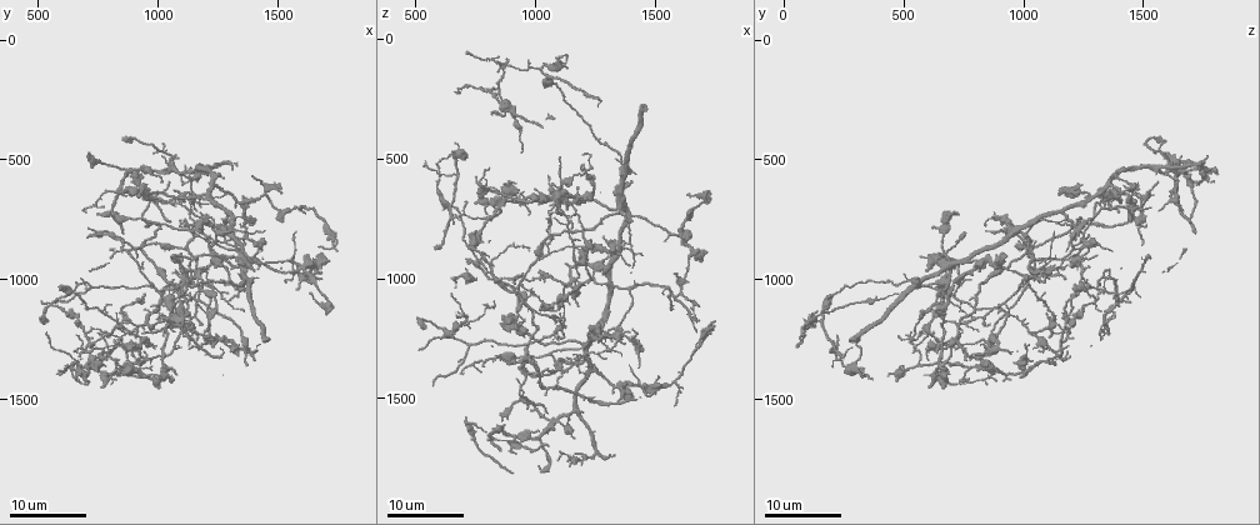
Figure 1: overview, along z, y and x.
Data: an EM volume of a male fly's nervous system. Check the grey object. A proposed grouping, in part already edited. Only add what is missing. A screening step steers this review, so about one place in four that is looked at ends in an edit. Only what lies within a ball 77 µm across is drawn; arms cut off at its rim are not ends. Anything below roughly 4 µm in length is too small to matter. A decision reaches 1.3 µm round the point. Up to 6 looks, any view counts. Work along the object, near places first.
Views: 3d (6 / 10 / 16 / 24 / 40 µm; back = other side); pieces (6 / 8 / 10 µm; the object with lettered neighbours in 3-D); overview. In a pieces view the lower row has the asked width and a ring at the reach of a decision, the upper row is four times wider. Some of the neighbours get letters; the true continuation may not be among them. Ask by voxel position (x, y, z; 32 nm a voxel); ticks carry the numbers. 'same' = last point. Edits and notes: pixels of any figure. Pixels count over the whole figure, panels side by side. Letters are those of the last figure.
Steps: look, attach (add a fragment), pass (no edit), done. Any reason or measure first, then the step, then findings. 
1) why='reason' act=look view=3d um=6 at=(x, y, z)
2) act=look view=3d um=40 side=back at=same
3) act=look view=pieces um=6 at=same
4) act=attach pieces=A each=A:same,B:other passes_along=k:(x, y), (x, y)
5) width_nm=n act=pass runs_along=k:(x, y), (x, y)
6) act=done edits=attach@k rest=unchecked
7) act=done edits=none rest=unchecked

why='end of a long branch' act=look view=3d um=16 at=(750, 720, 680)

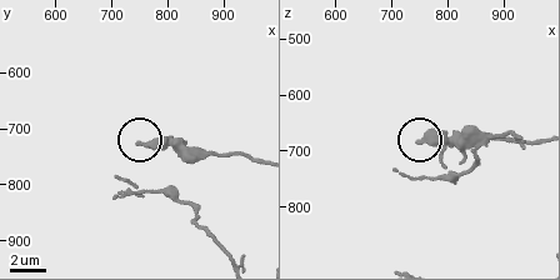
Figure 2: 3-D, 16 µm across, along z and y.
act=look view=3d um=10 at=(745, 720, 685)

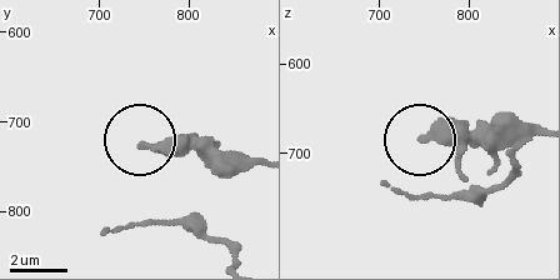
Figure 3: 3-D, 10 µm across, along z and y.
act=look view=pieces um=10 at=(750, 725, 685)

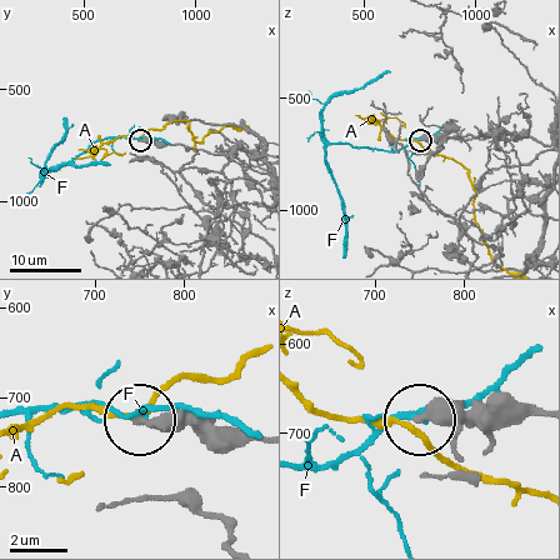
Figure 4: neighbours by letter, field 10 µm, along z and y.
width_nm=280 act=pass each=A:other,F:other runs_along=4:(253, 440), (209, 440), (180, 426), (140, 421) found='no lettered fragment goes on from it'

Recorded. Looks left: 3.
why='free end' act=look view=3d um=16 at=(710, 780, 910)

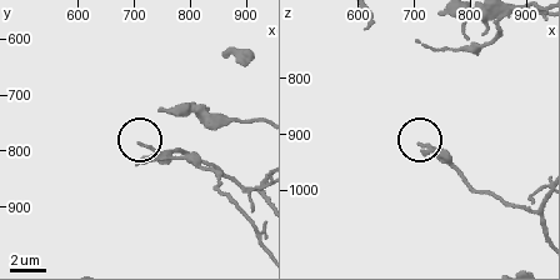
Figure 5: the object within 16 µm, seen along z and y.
act=look view=pieces um=6 at=(710, 790, 920)

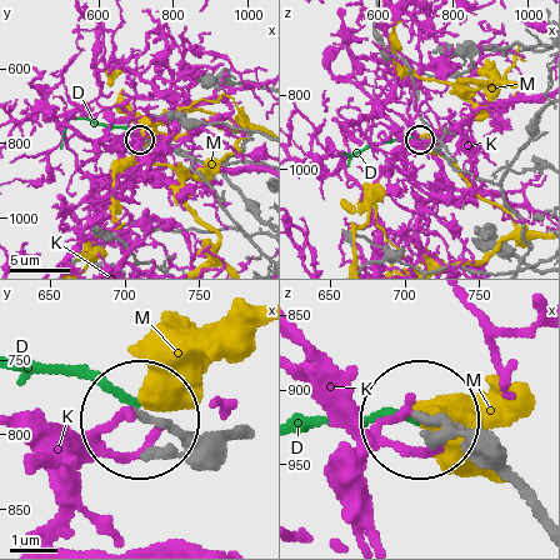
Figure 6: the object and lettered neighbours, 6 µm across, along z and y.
width_nm=150 act=pass each=D:other,K:other,M:other runs_along=6:(220, 440), (140, 416) found='none of them fits'

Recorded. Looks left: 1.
act=done edits=none rest=unchecked

